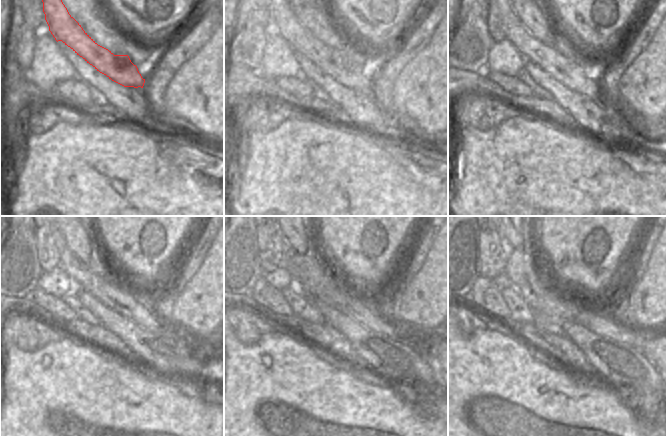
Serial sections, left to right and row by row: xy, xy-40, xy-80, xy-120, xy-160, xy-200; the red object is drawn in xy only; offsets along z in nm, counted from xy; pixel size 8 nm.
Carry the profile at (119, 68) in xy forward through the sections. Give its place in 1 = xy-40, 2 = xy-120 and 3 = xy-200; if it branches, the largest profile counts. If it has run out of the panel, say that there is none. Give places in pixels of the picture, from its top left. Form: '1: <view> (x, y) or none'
1: xy-40 (335, 62)
2: xy-120 (121, 296)
3: xy-200 (574, 307)

